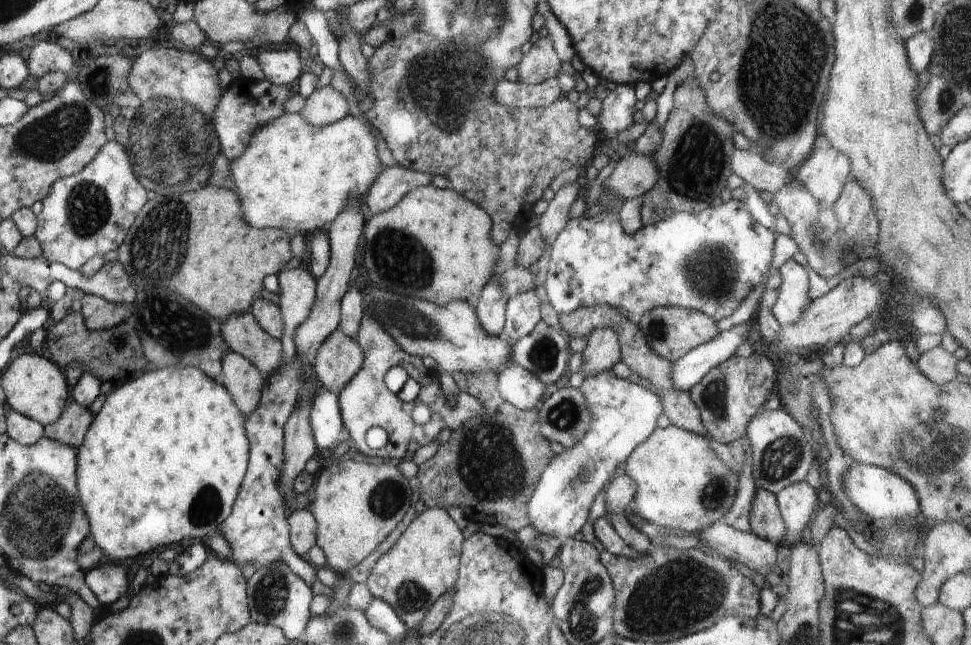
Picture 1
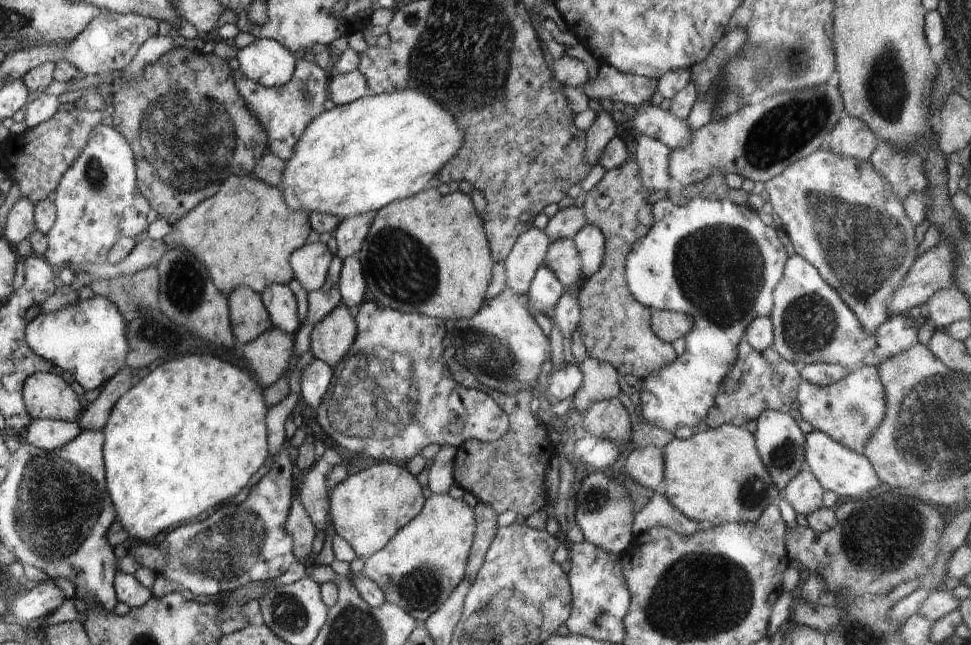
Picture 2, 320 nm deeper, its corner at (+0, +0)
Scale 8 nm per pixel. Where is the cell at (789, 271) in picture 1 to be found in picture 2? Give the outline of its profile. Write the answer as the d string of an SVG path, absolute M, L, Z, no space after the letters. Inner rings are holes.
M789 256L784 274L773 292L770 319L774 338L772 348L782 358L799 367L812 363L834 363L845 369L858 366L879 367L889 358L905 353L918 343L921 319L907 314L890 316L875 330L868 332L854 311L805 258Z

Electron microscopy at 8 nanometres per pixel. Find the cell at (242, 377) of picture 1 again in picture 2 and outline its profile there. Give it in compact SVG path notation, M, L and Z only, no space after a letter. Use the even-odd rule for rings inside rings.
M278 327L268 329L241 348L250 362L251 370L258 374L259 381L266 386L286 375L297 357L293 334Z

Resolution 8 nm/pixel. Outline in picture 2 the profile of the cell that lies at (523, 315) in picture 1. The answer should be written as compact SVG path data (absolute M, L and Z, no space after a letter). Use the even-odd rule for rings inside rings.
M542 264L531 280L529 294L526 298L532 302L534 306L532 308L538 310L536 312L546 314L549 308L553 308L564 290L565 287L558 280L554 271Z

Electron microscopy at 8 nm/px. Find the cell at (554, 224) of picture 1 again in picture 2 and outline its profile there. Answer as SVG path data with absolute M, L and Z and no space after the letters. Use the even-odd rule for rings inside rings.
M606 102L604 103L604 107L595 113L595 120L585 133L587 138L585 157L591 168L597 165L604 147L616 136L616 123L611 115L612 110Z

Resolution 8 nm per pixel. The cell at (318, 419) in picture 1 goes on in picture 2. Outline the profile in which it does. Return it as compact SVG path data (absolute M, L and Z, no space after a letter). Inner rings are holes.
M314 358L303 369L300 378L300 394L315 410L324 403L334 382L334 368L323 360Z

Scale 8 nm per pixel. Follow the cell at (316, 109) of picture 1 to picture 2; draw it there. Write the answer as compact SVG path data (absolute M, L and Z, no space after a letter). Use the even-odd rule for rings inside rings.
M358 70L349 73L338 73L330 76L329 98L336 105L345 105L359 98L366 97L368 83Z

